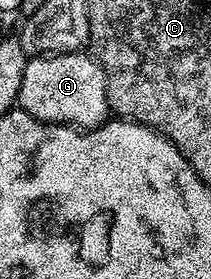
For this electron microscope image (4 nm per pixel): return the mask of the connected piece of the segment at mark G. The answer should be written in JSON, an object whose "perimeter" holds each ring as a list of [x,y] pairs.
{"perimeter":[[[88,52],[74,54],[42,54],[29,57],[26,72],[22,72],[22,86],[16,97],[19,109],[39,122],[74,126],[90,130],[109,121],[106,76],[95,58]]]}

